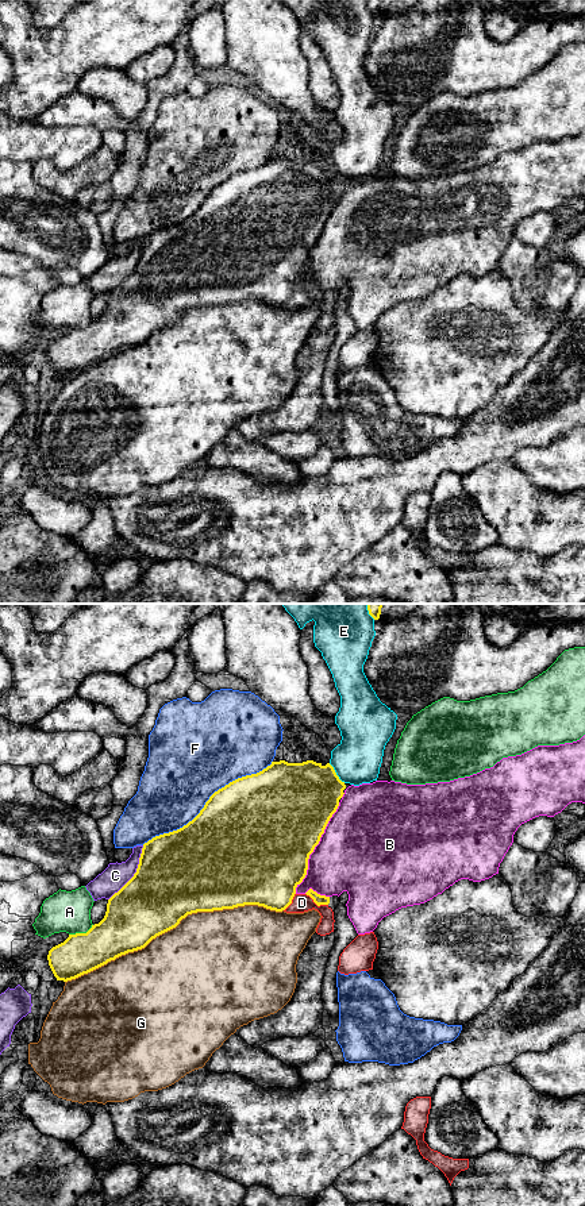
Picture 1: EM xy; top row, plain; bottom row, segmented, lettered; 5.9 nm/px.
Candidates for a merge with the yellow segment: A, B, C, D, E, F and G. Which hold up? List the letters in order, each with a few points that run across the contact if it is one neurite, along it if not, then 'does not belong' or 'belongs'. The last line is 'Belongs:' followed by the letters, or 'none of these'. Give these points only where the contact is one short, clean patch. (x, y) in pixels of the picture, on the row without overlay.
A: does not belong
B: does not belong
C: does not belong
D: xy (319, 295), (316, 299), (301, 297) | belongs
E: does not belong
F: does not belong
G: does not belong
Belongs: D

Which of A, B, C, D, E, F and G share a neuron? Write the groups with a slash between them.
A / B / C / D / E / F / G

